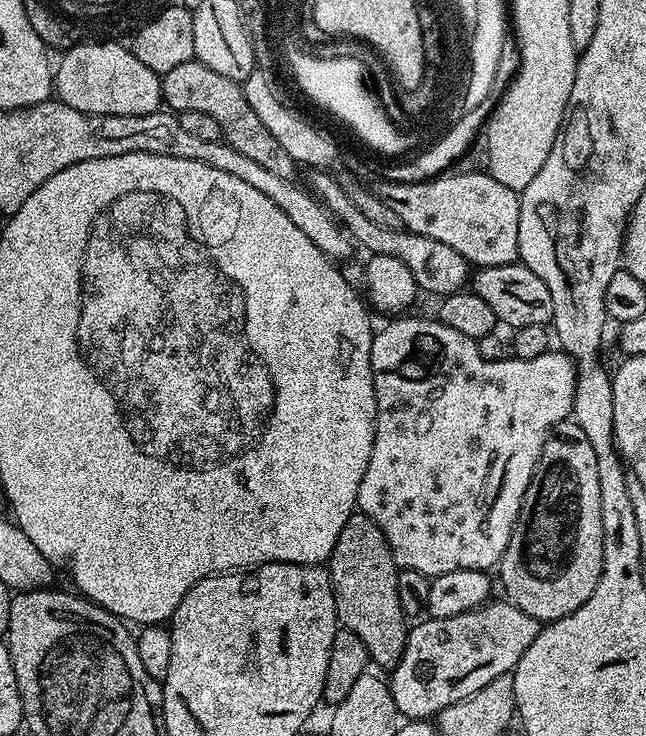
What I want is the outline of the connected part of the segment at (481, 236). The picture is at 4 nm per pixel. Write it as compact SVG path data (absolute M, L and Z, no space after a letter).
M487 171L457 176L441 174L415 184L380 180L377 185L374 188L377 198L398 214L407 231L434 238L434 242L443 242L450 250L458 250L458 254L476 268L517 263L520 197L513 188L502 186L502 182L489 176Z

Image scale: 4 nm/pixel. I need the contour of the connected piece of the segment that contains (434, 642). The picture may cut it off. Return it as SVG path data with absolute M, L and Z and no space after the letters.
M499 599L450 618L424 618L421 624L411 625L405 652L390 672L394 706L401 717L409 720L435 717L452 703L470 698L487 683L494 682L494 678L515 669L522 654L530 650L530 642L534 642L542 624L507 599Z

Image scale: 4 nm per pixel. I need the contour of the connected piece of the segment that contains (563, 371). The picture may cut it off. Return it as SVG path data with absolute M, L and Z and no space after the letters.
M407 316L389 319L392 321L372 337L370 362L376 391L376 433L366 474L358 486L357 509L368 515L381 528L399 569L418 571L429 577L441 576L459 568L495 569L510 542L510 534L514 530L524 495L530 486L530 478L542 454L542 446L548 441L556 425L565 423L571 417L576 389L576 365L571 356L560 350L549 350L538 358L525 360L484 360L477 341L458 334L458 330L450 330L450 326L441 324L439 319L423 320L420 316Z

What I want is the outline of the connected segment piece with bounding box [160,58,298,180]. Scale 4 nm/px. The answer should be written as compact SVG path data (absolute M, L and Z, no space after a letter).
M193 58L182 62L182 66L174 66L174 70L163 73L160 95L163 103L177 114L190 110L198 110L198 114L210 114L210 118L218 121L222 139L234 146L234 150L246 154L246 158L258 162L258 166L287 180L297 175L296 161L290 158L290 154L286 154L286 150L282 150L282 146L278 146L274 134L270 134L270 130L266 130L266 125L259 120L258 114L254 114L250 102L246 102L243 87L237 81L225 78L210 70L210 66L206 66L201 60Z

